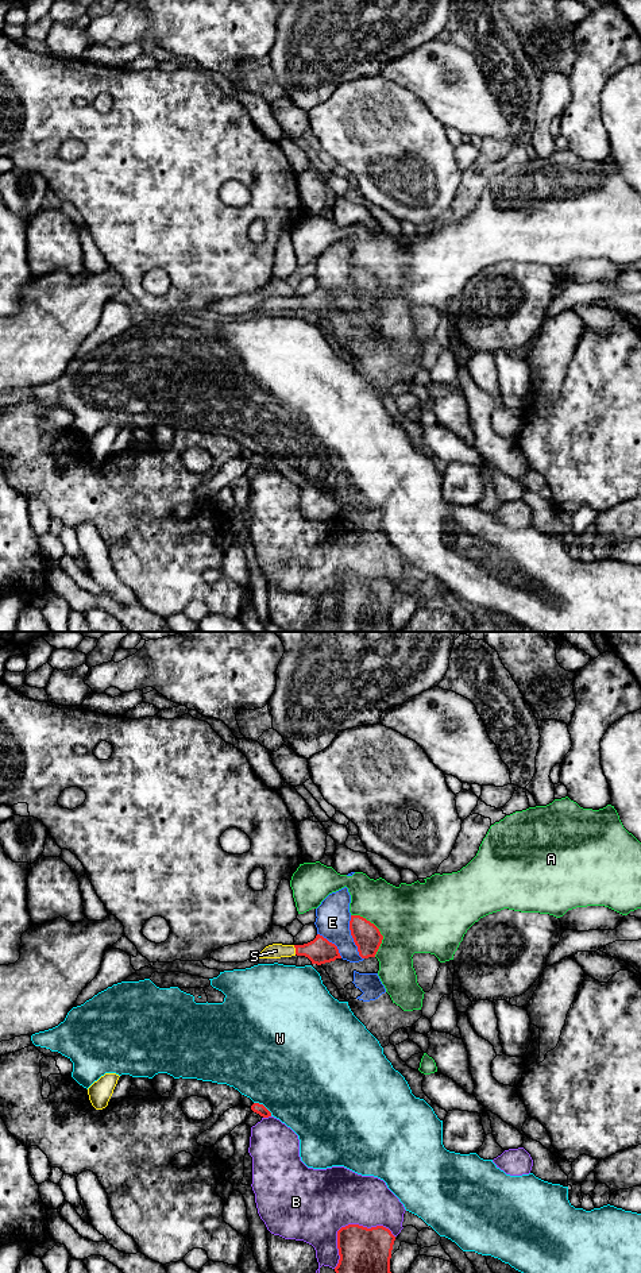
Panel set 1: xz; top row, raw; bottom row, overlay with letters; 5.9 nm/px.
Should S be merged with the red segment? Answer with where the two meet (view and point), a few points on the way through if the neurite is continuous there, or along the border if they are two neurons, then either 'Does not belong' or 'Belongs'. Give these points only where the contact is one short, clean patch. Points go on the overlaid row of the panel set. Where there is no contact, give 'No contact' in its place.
Touches red at xz (296, 949). Path across: xz (320, 951), (296, 949), (275, 951). Belongs

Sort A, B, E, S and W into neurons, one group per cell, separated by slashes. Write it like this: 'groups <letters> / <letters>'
groups A / B / E / S / W

